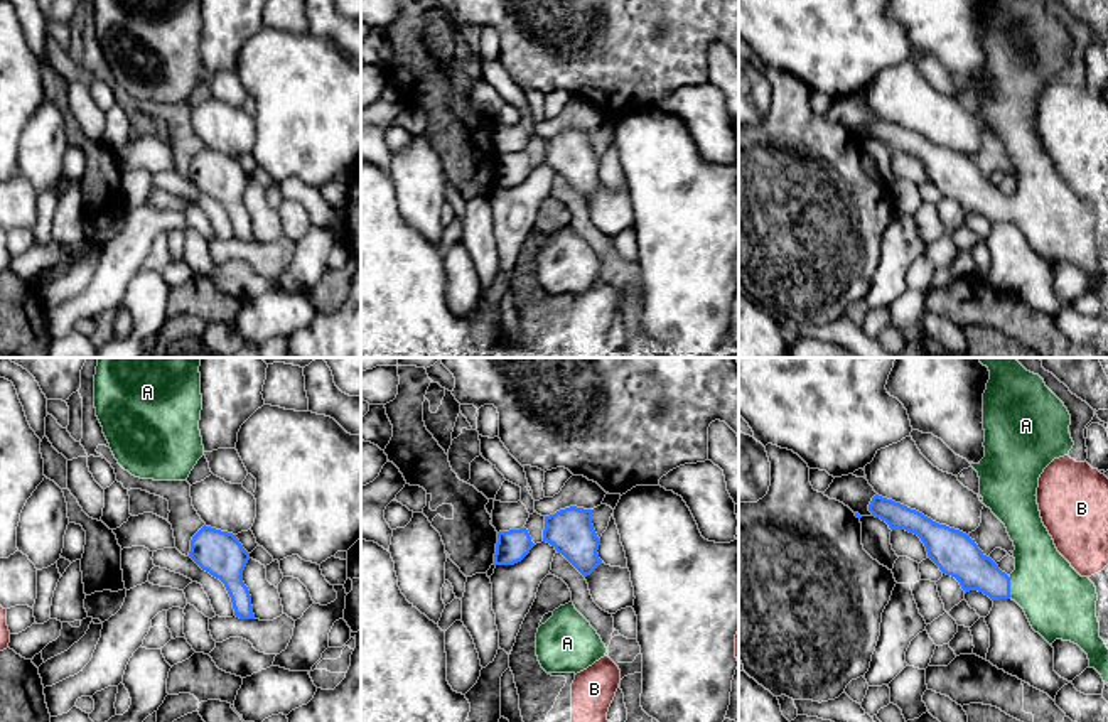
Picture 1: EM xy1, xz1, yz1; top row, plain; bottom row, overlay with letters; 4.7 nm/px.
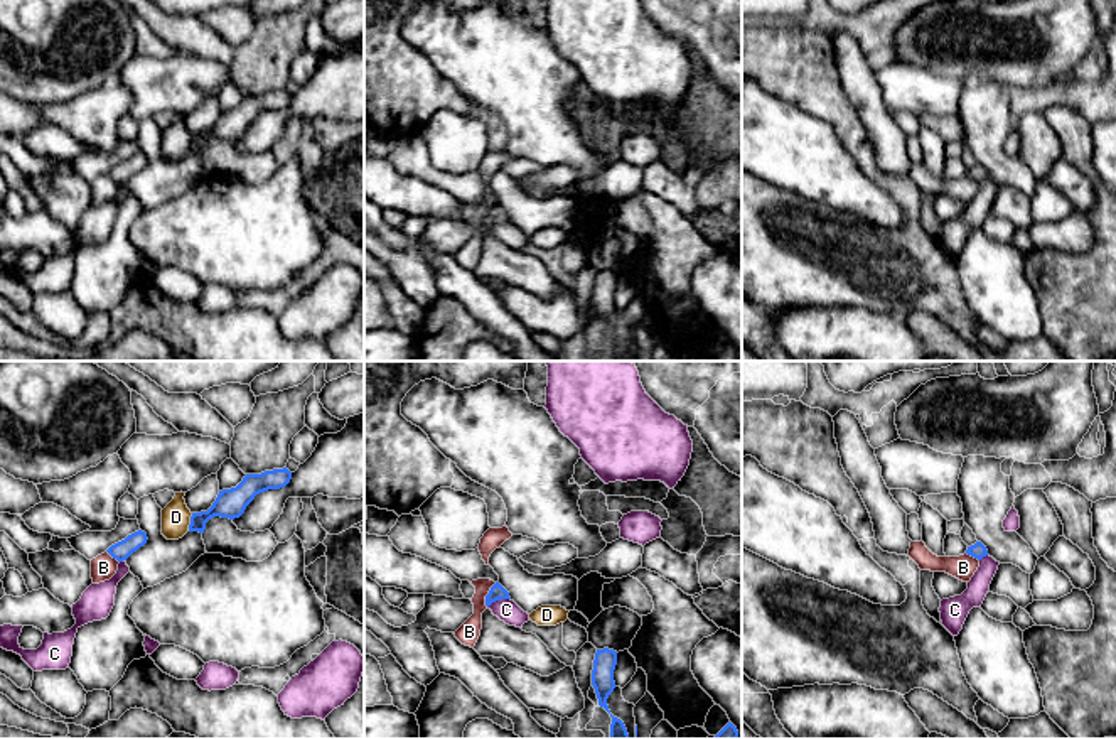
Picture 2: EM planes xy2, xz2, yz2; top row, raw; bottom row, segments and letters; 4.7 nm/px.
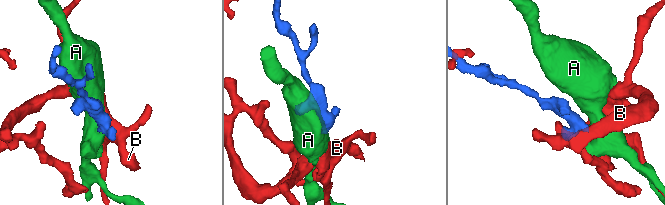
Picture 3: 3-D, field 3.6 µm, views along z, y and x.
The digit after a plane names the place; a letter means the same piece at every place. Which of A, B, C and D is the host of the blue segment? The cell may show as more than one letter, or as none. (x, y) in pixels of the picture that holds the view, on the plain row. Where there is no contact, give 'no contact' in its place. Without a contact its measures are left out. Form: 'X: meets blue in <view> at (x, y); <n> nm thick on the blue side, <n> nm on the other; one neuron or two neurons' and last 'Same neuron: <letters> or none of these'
A: meets blue in yz1 at (1009, 210); 180 nm thick on the blue side, 320 nm on the other; one neuron
B: meets blue in xz2 at (488, 216); 70 nm thick on the blue side, 100 nm on the other; two neurons
C: meets blue in xz2 at (498, 221); 70 nm thick on the blue side, 110 nm on the other; two neurons
D: meets blue in xy2 at (191, 144); 140 nm thick on the blue side, 140 nm on the other; two neurons
Same neuron: A

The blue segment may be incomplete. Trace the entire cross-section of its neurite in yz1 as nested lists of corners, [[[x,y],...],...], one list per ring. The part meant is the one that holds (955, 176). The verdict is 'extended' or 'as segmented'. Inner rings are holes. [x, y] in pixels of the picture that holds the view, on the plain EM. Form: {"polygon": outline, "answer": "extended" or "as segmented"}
{"polygon": [[[990,0],[983,15],[985,79],[971,89],[980,100],[983,127],[1005,147],[1014,164],[1015,192],[1007,197],[987,179],[970,157],[939,147],[922,135],[875,116],[869,127],[872,138],[890,152],[906,152],[921,160],[928,179],[946,197],[955,199],[966,214],[978,213],[992,223],[1012,221],[1025,234],[1032,251],[1049,267],[1056,261],[1078,267],[1105,307],[1108,305],[1108,270],[1100,260],[1096,240],[1096,209],[1081,199],[1057,174],[1042,145],[1037,110],[1044,91],[1059,79],[1069,78],[1074,64],[1069,56],[1071,37],[1064,25],[1046,8],[1042,0]]], "answer": "extended"}

